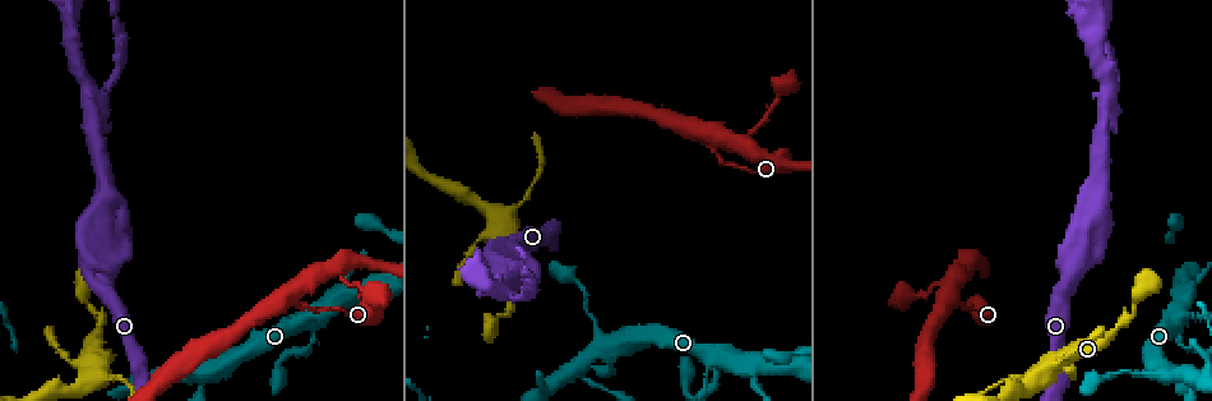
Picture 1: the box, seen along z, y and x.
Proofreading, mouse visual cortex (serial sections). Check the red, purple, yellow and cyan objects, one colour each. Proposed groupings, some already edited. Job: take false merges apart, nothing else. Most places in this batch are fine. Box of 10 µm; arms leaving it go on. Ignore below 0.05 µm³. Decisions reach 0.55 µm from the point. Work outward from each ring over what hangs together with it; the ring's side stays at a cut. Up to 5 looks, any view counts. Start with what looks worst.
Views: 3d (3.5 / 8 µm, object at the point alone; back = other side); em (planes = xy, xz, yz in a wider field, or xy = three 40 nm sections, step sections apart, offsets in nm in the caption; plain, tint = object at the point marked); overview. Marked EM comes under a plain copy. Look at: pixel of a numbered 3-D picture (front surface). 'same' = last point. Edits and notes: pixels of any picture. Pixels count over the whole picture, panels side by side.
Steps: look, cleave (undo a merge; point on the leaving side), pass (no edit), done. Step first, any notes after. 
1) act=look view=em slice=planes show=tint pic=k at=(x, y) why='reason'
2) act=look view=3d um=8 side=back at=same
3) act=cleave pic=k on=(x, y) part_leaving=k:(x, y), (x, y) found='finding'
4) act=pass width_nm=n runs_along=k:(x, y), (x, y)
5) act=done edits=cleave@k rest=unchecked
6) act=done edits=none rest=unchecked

act=look view=em slice=xy step=1 show=tint pic=1 at=(94, 103) why='arms part here'

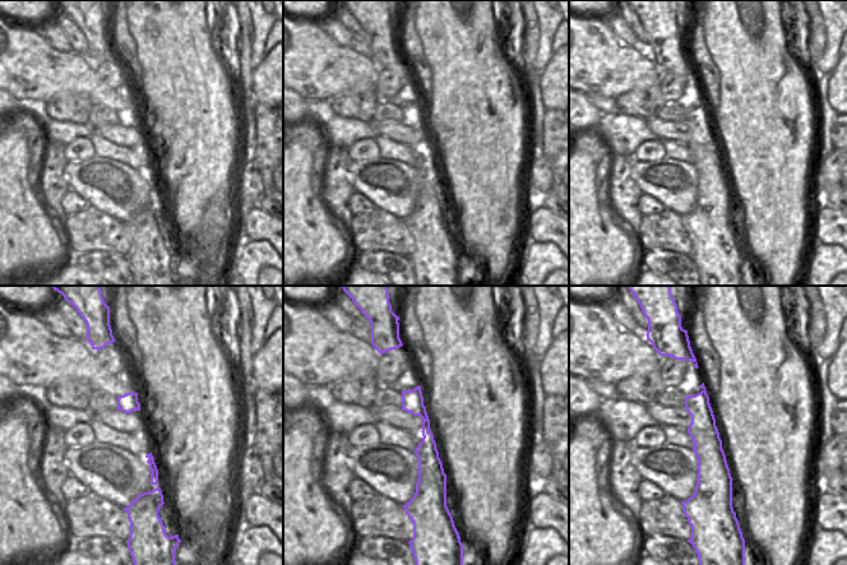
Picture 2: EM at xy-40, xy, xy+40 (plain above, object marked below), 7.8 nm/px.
act=look view=3d um=3.5 side=back at=same why='see where the arms go'

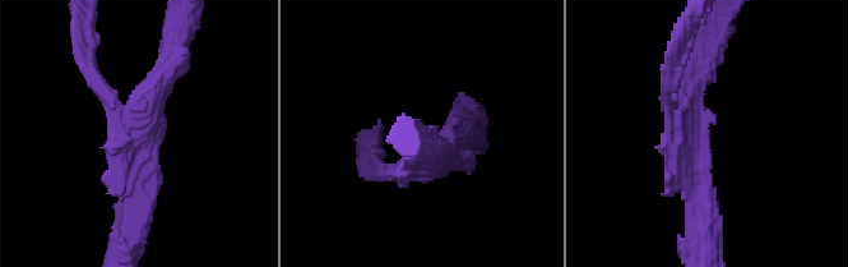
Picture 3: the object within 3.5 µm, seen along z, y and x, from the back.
act=pass runs_along=2:(417, 390), (436, 495) found='continuous, no second cell'

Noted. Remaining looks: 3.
act=look view=3d um=3.5 pic=1 at=(716, 363) why='abrupt turn'

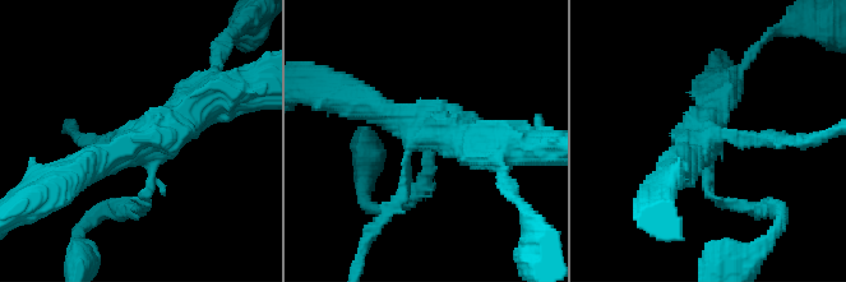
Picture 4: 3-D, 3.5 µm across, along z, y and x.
act=look view=em slice=xy step=5 show=tint pic=4 at=(429, 135) arms=4 arm_widths_nm=150,150,350,450

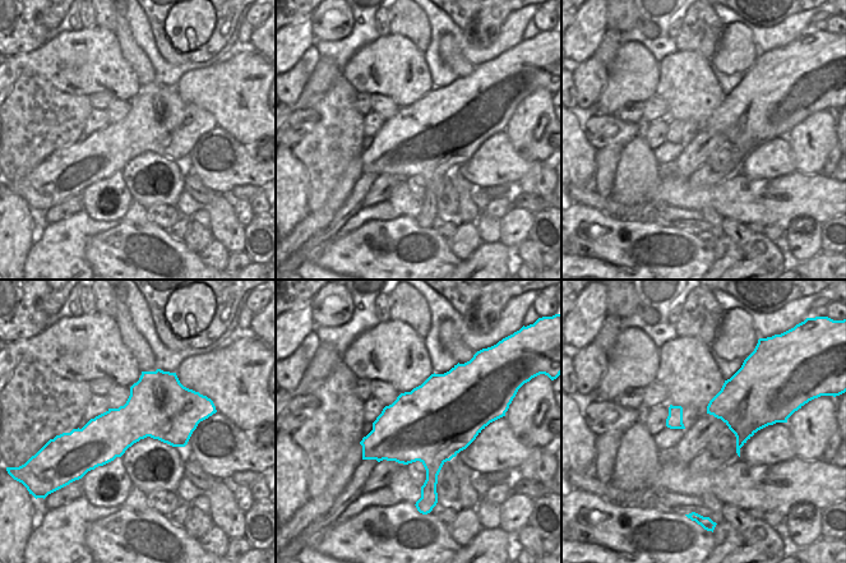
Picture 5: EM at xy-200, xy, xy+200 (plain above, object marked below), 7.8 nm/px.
act=pass runs_along=4:(360, 98), (435, 134), (426, 174) found='one cell here'

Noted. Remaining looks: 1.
act=done edits=none rest=unchecked

